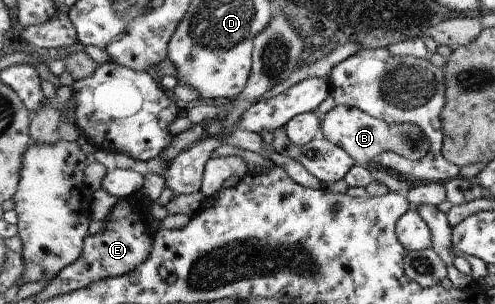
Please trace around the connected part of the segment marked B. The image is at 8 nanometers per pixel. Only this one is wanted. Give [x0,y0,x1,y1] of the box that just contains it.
[320,105,430,166]

